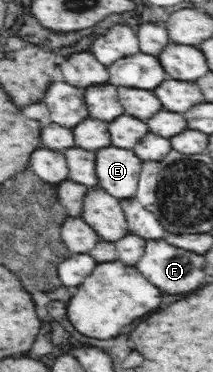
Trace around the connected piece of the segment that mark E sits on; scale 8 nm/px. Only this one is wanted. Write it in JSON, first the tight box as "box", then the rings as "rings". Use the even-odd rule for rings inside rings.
{"box":[96,145,143,200],"rings":[[[109,145],[96,152],[98,188],[118,200],[135,195],[143,161],[133,150]]]}

